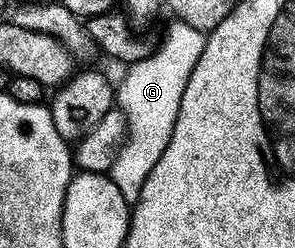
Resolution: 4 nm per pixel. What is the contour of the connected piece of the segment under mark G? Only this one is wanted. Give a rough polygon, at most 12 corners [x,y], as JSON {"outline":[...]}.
{"outline":[[181,21],[125,68],[128,136],[109,177],[127,203],[168,149],[206,35]]}

